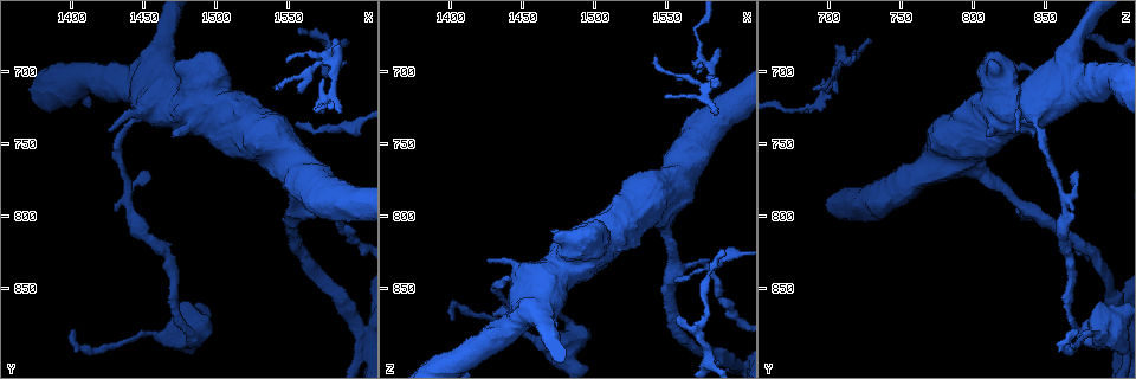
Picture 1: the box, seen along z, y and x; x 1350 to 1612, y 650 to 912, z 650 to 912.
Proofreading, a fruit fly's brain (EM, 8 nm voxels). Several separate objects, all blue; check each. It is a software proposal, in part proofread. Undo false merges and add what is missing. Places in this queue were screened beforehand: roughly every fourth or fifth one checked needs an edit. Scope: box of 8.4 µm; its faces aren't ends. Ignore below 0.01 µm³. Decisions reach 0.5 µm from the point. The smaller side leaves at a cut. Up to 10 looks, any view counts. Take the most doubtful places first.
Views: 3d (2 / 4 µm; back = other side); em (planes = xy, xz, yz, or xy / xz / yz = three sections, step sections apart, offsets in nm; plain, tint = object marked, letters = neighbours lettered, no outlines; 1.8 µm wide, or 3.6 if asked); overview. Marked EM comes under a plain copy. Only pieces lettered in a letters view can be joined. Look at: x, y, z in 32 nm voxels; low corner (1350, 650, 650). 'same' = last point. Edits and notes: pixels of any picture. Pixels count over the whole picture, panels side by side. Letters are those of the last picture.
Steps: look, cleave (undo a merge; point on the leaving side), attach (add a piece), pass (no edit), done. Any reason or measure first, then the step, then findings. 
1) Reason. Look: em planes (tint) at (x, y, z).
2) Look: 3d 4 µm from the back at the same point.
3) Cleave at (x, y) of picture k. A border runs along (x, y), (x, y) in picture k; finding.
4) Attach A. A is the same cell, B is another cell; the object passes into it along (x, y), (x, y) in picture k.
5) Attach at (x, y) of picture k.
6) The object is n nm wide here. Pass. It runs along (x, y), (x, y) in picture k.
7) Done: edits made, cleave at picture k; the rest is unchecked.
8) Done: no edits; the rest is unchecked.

Tapers out. Look: em planes (tint) at (1556, 672, 870).

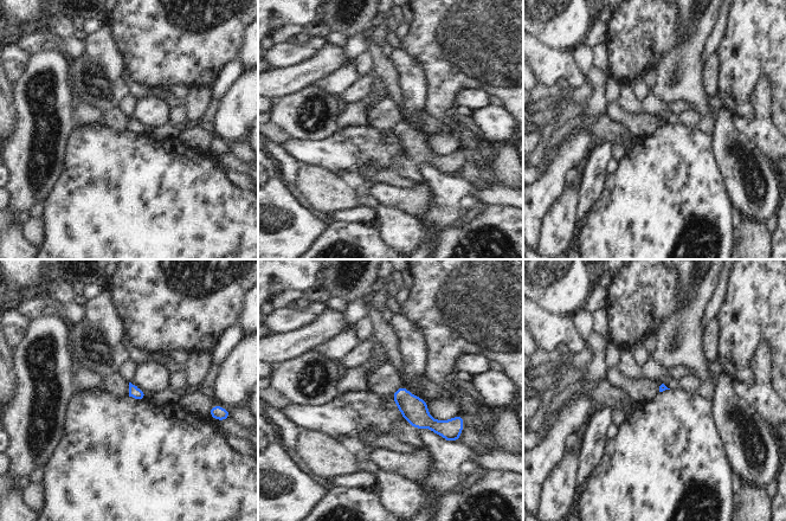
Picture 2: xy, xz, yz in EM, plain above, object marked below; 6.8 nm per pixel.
See the neighbours. Look: em planes (letters) at the same point.

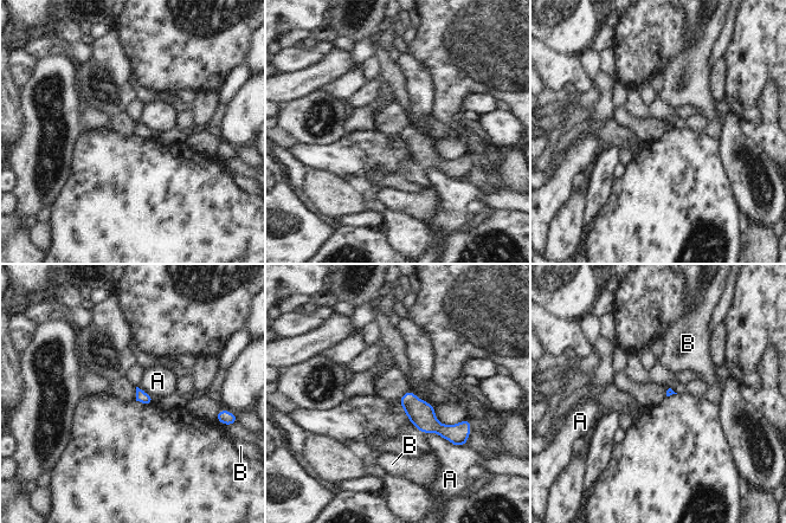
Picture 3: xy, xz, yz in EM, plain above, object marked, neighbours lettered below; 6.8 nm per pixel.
Pass. A and B are other cells; a border runs along (425, 433), (437, 433), (463, 446) in picture 3; no lettered piece goes on from it.

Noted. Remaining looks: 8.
Free end. Look: 3d 2 µm at (1426, 742, 830).

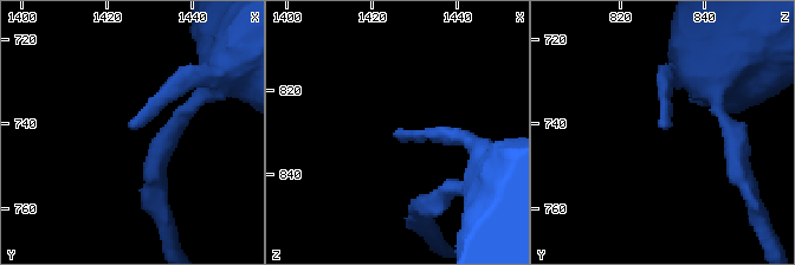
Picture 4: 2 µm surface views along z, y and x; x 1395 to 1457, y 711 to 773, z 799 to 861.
Look: em planes (letters) at (1426, 741, 829).

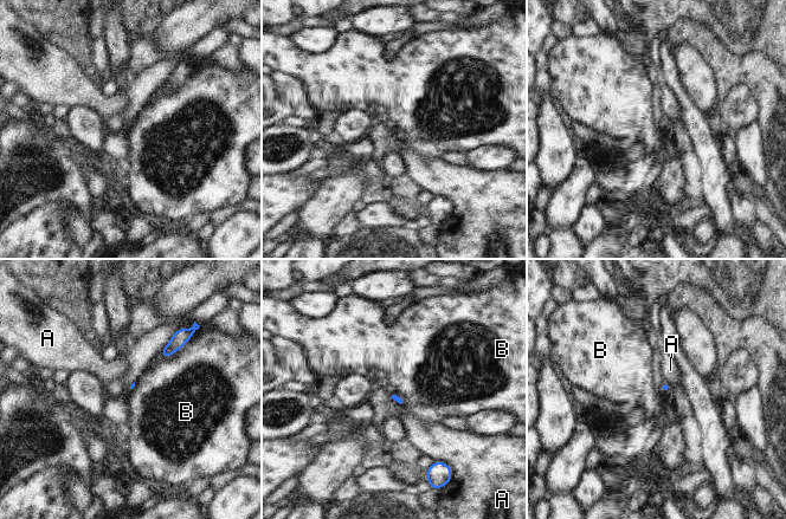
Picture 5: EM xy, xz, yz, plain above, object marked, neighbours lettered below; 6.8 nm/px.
Pass. A and B are other cells; a border runs along (191, 337), (169, 356), (160, 356) in picture 5; none of them fits.

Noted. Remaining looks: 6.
Thin end. Look: em planes (tint) at (1556, 738, 842).

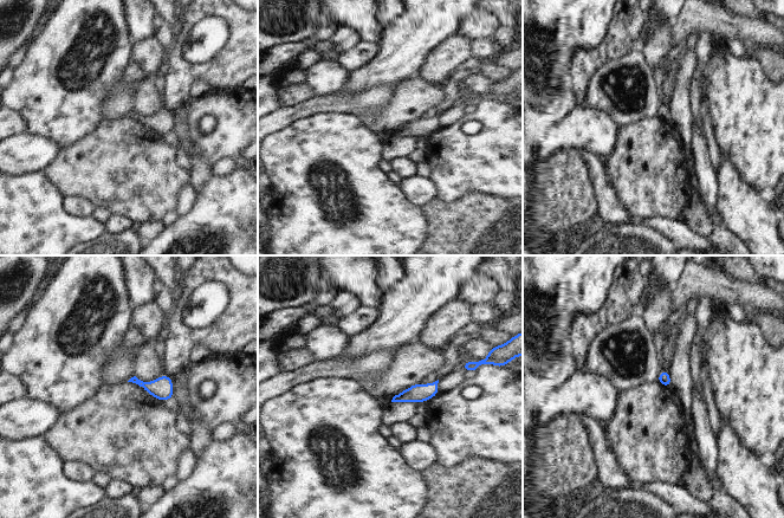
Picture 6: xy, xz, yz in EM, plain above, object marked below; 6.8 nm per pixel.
Look: em planes (letters) at the same point.

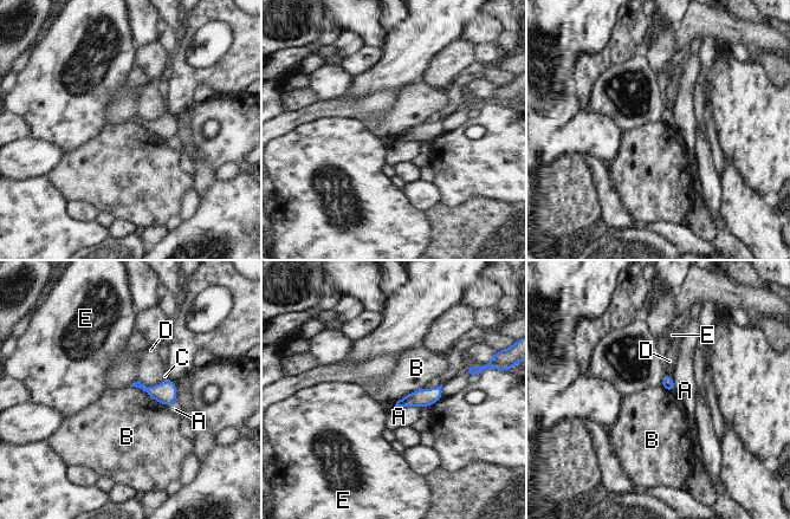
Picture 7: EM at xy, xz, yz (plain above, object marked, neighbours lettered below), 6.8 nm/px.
Pass. A, B, C, D and E are other cells; a border runs along (131, 385), (141, 388), (166, 407) in picture 7; none of them fits.

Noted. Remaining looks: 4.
Branch point. Look: em yz step 8 (tint) at (1436, 788, 862).

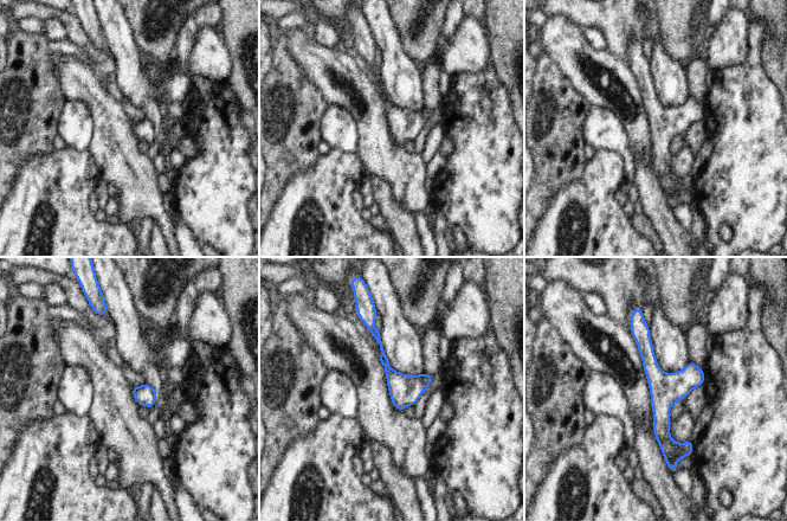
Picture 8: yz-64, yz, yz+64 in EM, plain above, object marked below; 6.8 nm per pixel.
Another direction. Look: em planes (letters) at the same point.

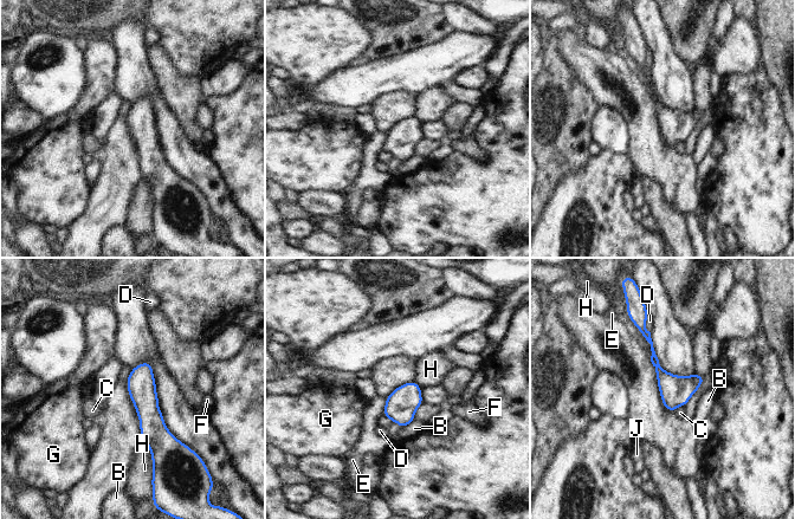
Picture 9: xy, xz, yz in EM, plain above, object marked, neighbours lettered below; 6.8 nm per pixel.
The object is 200 nm wide here. Pass. B, C, D, E, F, G, H and J are other cells; continuous, no second neuron.

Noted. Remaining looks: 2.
Done: no edits; the rest is unchecked.

